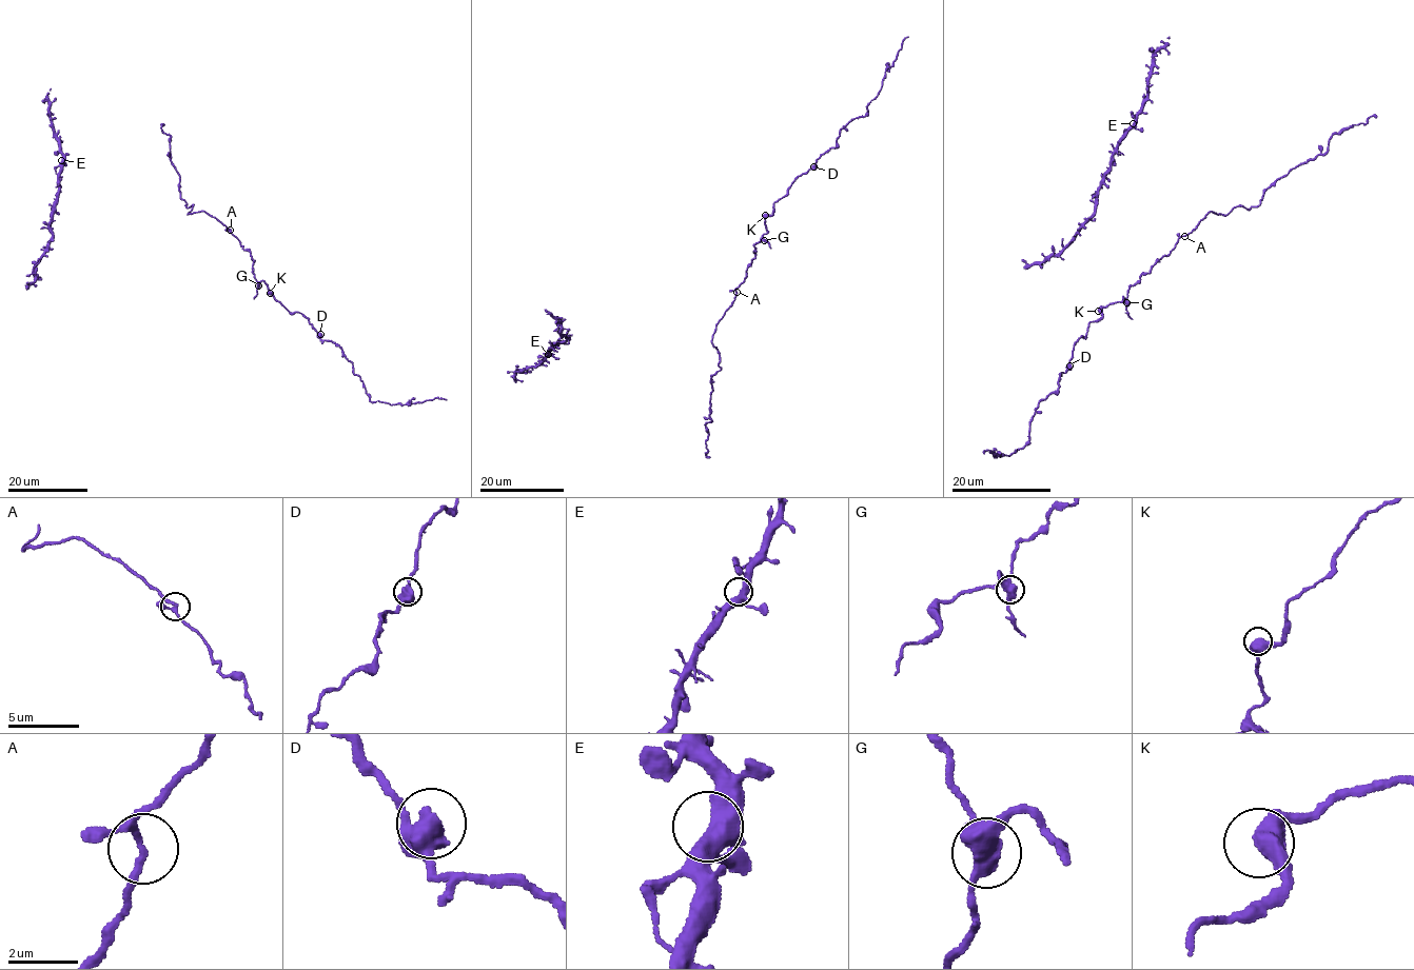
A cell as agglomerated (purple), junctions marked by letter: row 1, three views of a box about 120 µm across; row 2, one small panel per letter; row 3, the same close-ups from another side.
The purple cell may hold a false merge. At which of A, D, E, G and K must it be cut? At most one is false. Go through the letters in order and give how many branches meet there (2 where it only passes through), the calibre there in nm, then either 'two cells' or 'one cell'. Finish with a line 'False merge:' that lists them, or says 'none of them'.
A: 3 branches meet; 170 nm thick; one cell
D: 3 branches meet; 440 nm thick; one cell
E: 4 branches meet; 440 nm thick; one cell
G: 3 branches meet; 440 nm thick; two cells
K: 2 branches meet; 550 nm thick; one cell
False merge: G

